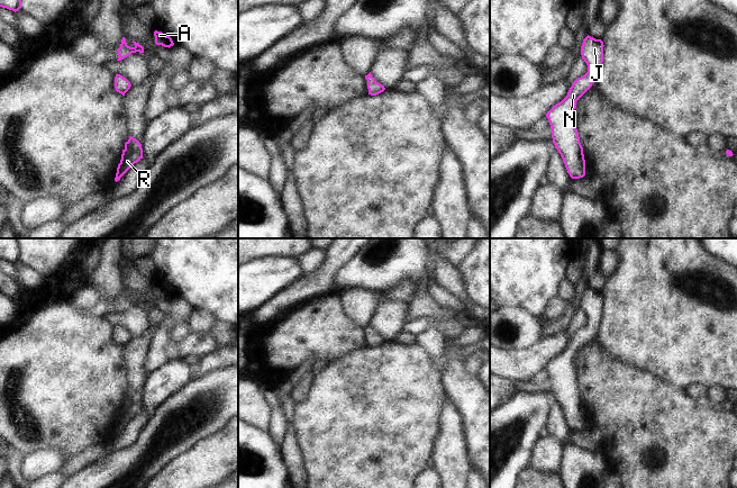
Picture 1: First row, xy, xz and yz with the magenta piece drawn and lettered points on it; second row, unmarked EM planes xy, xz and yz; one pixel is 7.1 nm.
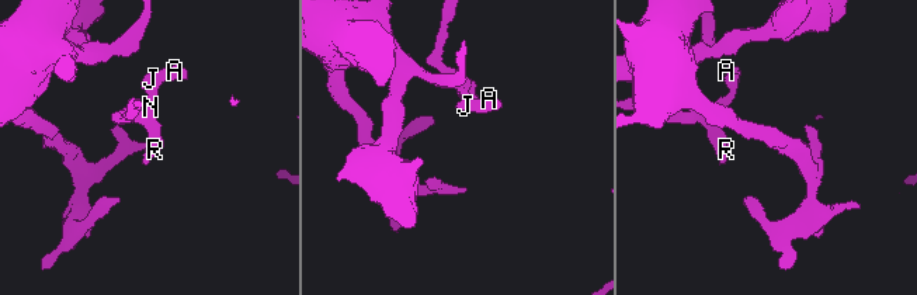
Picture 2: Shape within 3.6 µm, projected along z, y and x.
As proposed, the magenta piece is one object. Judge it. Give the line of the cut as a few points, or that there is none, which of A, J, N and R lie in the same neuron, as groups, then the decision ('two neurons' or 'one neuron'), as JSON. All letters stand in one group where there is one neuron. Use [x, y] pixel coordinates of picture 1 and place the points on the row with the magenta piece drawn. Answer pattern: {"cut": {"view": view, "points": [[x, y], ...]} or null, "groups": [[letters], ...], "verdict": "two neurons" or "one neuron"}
{"cut": null, "groups": [["A", "J", "N", "R"]], "verdict": "one neuron"}

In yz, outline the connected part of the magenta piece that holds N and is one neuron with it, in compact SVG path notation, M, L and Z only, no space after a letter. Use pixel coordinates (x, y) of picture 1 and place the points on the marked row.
M589 35L583 39L581 55L588 65L588 72L576 79L567 96L546 114L552 127L553 143L572 179L580 179L585 175L585 160L576 129L574 109L576 108L576 101L599 79L603 62L603 46L601 39L595 39Z

